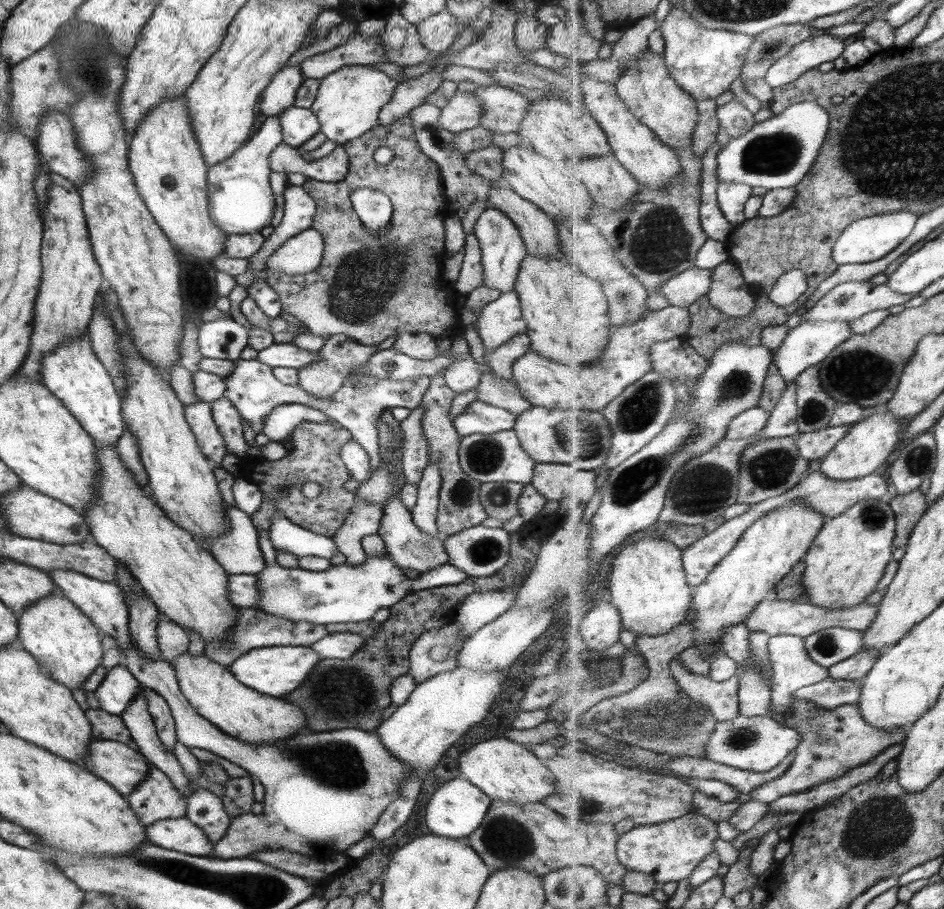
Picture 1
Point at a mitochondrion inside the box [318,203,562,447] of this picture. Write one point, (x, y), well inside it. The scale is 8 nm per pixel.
(364, 282)

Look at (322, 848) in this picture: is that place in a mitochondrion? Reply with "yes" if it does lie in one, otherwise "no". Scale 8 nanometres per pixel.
no

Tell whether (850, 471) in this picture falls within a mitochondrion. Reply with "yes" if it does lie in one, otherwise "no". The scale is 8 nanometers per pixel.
no

